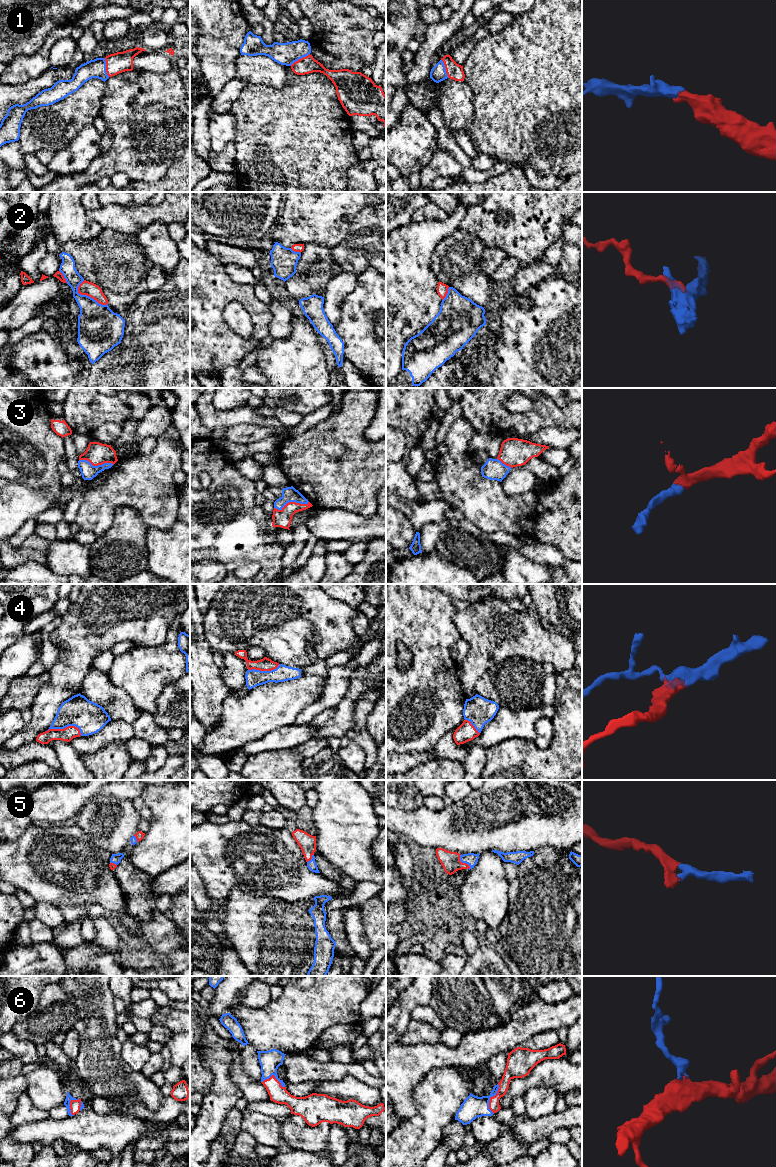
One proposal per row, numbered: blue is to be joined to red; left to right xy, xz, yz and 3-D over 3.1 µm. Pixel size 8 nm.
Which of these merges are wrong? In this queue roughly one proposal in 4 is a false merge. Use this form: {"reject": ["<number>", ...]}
{"reject": ["2"]}

